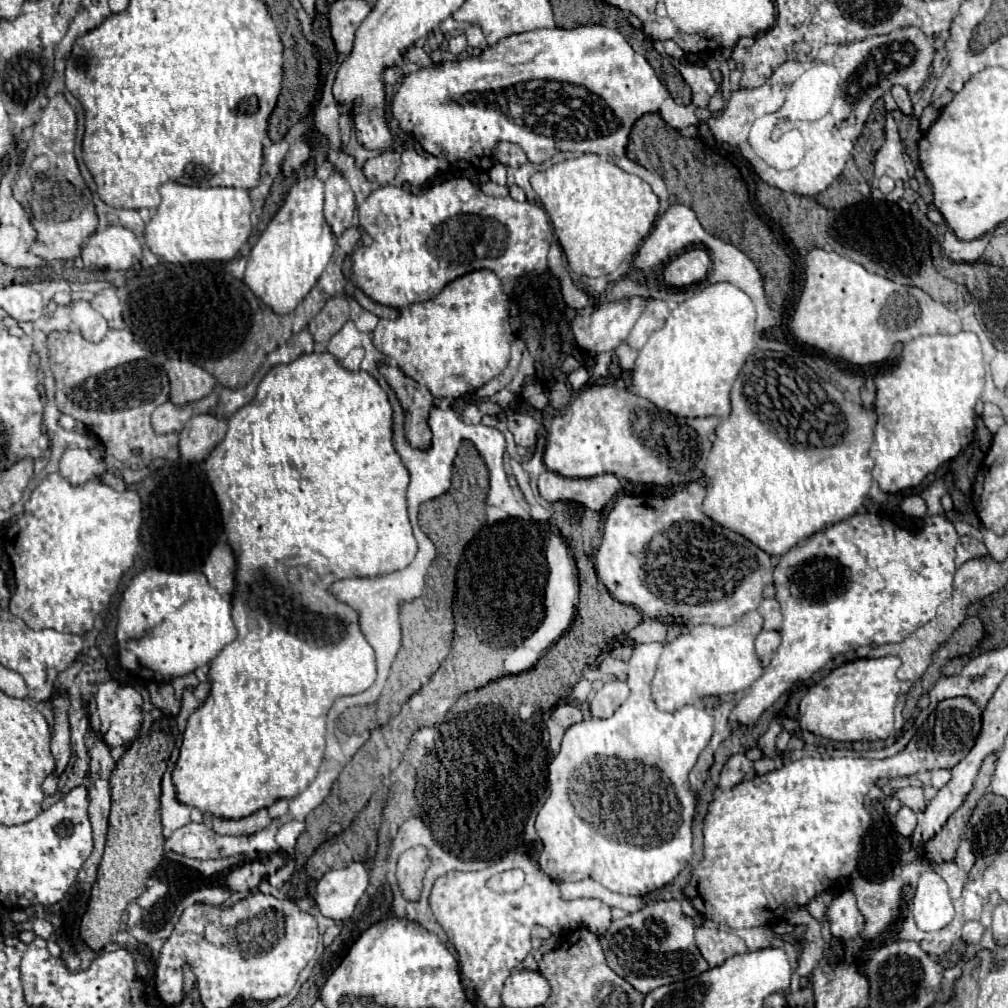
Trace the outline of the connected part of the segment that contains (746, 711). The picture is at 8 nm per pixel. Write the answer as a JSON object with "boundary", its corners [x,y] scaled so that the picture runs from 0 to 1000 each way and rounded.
{"boundary":[[[851,509],[843,515],[823,521],[813,529],[808,529],[800,537],[786,543],[768,563],[770,594],[778,612],[774,624],[776,638],[766,658],[758,664],[756,672],[748,676],[740,689],[730,697],[722,715],[726,719],[744,721],[762,701],[766,701],[780,686],[784,686],[786,680],[802,676],[827,650],[851,644],[855,640],[893,638],[905,626],[931,612],[931,600],[944,590],[944,570],[948,568],[948,537],[948,525],[938,513],[921,513],[917,525],[905,531],[881,515]]]}

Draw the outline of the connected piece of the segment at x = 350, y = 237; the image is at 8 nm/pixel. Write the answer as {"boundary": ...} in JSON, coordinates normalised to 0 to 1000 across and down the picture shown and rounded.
{"boundary":[[[347,225],[337,237],[335,237],[335,243],[339,243],[341,247],[345,247],[345,253],[351,249],[351,245],[355,243],[357,239],[357,227],[355,225]]]}

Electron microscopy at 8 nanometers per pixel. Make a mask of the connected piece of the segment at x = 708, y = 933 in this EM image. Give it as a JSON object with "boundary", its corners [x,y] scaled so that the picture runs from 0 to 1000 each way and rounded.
{"boundary":[[[692,920],[690,938],[704,959],[714,957],[714,953],[720,953],[722,949],[726,949],[726,945],[740,945],[740,938],[734,930],[714,924],[710,920],[706,920],[706,922]]]}

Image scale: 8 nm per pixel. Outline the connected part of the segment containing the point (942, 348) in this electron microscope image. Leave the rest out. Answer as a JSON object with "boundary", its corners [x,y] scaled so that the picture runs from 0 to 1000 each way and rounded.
{"boundary":[[[952,328],[948,332],[915,332],[897,340],[891,366],[867,376],[867,408],[871,412],[871,420],[867,426],[867,438],[863,441],[863,453],[869,459],[865,473],[873,487],[891,489],[911,483],[919,471],[929,469],[933,461],[948,455],[966,438],[966,402],[976,386],[976,370],[972,338],[962,328]]]}

